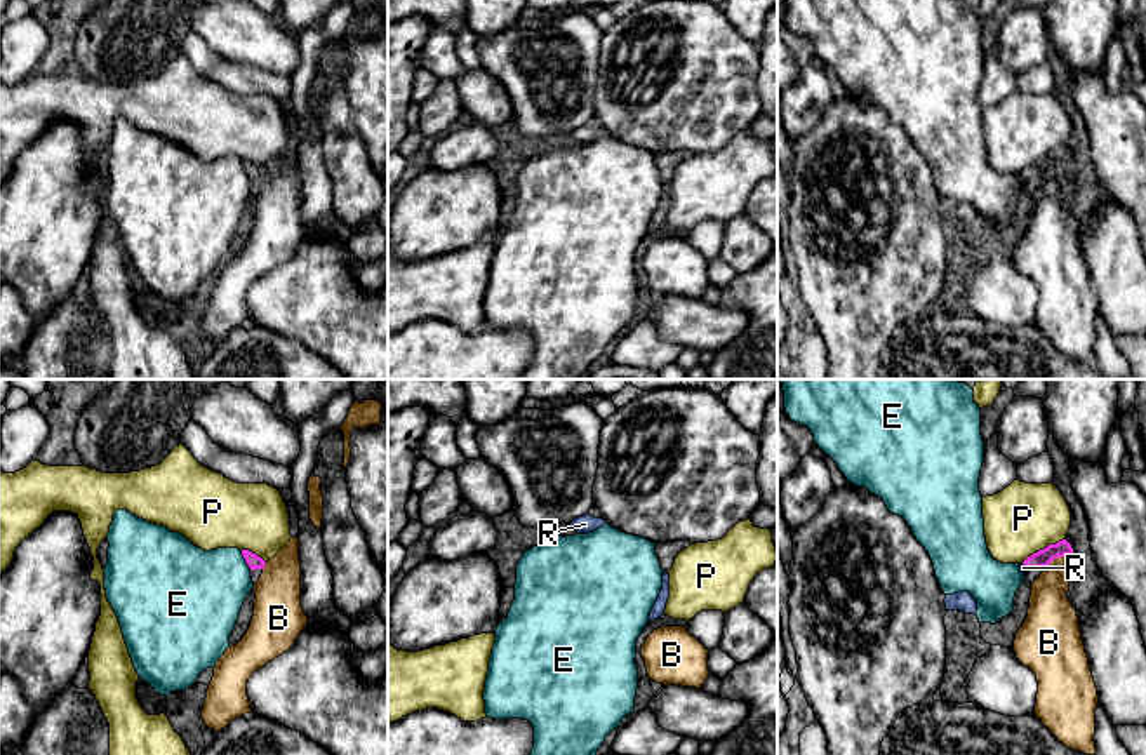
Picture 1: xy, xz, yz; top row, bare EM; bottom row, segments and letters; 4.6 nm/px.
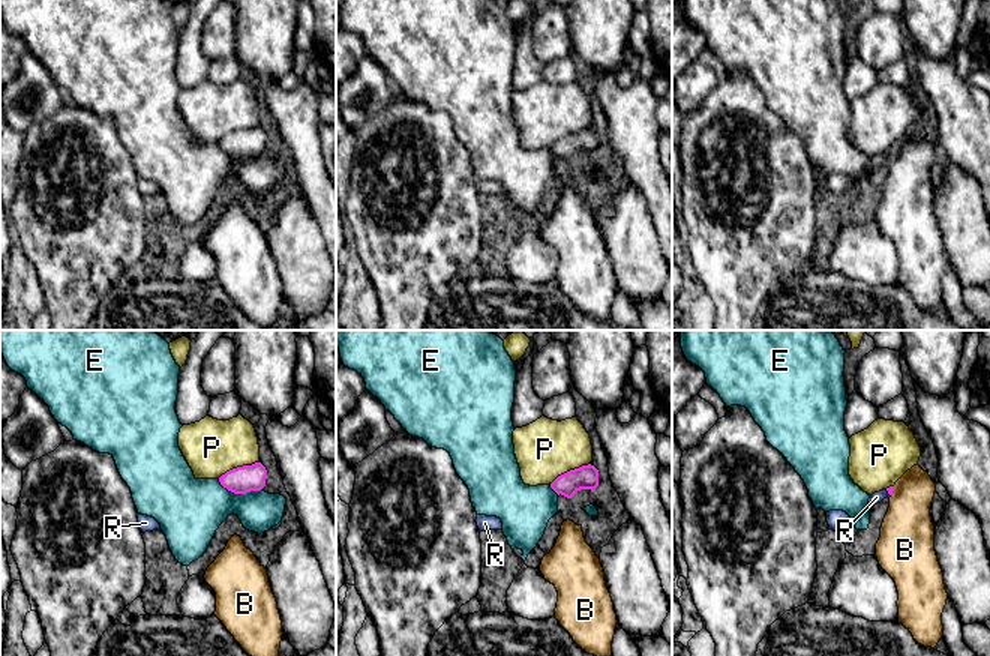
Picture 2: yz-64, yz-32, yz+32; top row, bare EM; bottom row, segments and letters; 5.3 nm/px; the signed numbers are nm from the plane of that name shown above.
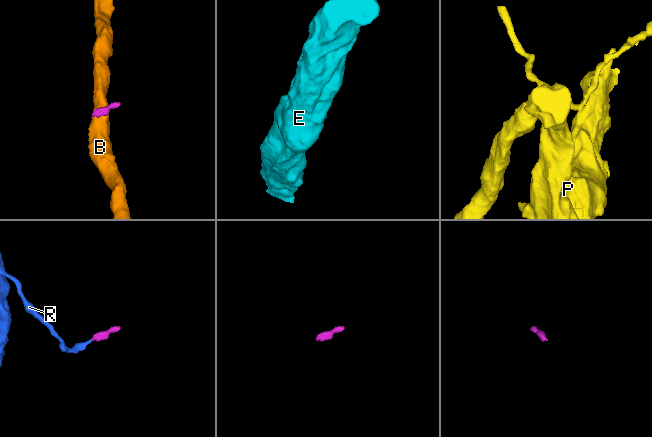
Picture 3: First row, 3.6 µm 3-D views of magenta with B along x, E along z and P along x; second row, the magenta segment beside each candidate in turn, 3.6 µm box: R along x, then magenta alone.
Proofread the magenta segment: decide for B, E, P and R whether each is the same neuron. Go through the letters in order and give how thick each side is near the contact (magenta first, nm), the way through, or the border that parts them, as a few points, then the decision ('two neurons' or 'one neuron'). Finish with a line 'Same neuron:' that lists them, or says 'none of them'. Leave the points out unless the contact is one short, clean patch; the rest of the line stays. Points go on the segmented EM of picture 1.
B: 80/200 nm | along yz (1072, 554), (1054, 557), (1042, 567) | two neurons
E: 70/380 nm | two neurons
P: 80/320 nm | two neurons
R: 80/40 nm | across yz (1044, 557), (1025, 564), (1023, 567) | one neuron
Same neuron: R

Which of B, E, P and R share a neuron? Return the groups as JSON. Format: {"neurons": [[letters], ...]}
{"neurons": [["B"], ["E"], ["P"], ["R"]]}

